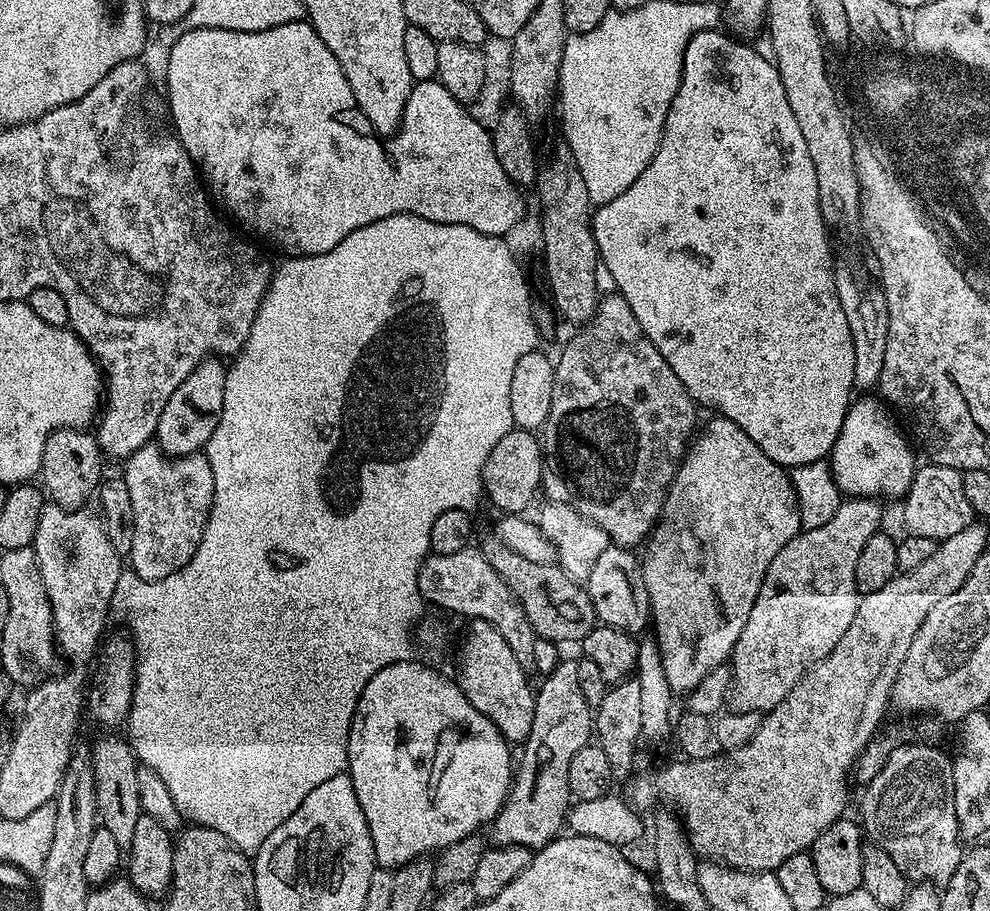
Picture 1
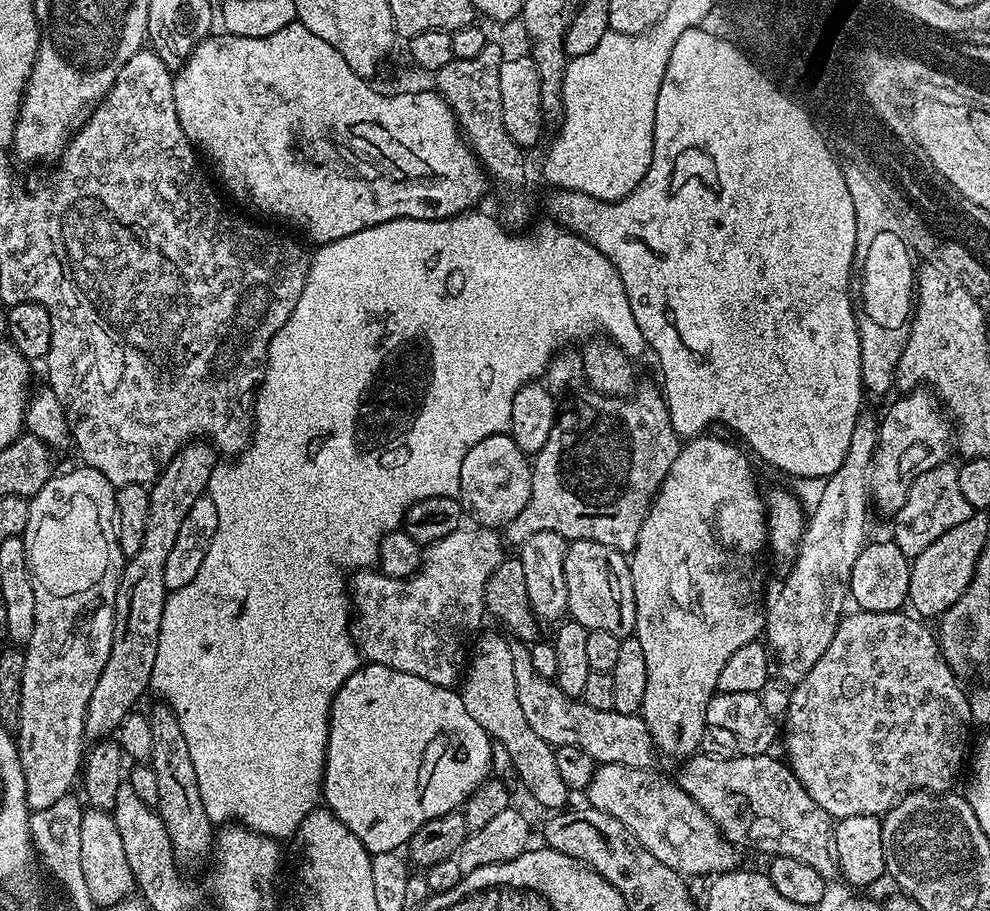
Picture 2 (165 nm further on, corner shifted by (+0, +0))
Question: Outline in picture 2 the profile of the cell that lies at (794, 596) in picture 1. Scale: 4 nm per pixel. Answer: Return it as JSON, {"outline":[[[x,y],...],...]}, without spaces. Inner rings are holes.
{"outline":[[[928,390],[905,392],[881,415],[878,420],[880,437],[876,443],[876,452],[872,456],[870,469],[870,500],[880,512],[894,514],[906,500],[906,494],[912,483],[926,470],[945,463],[949,459],[948,451],[954,448],[954,428],[949,417],[942,411],[935,395]]]}

